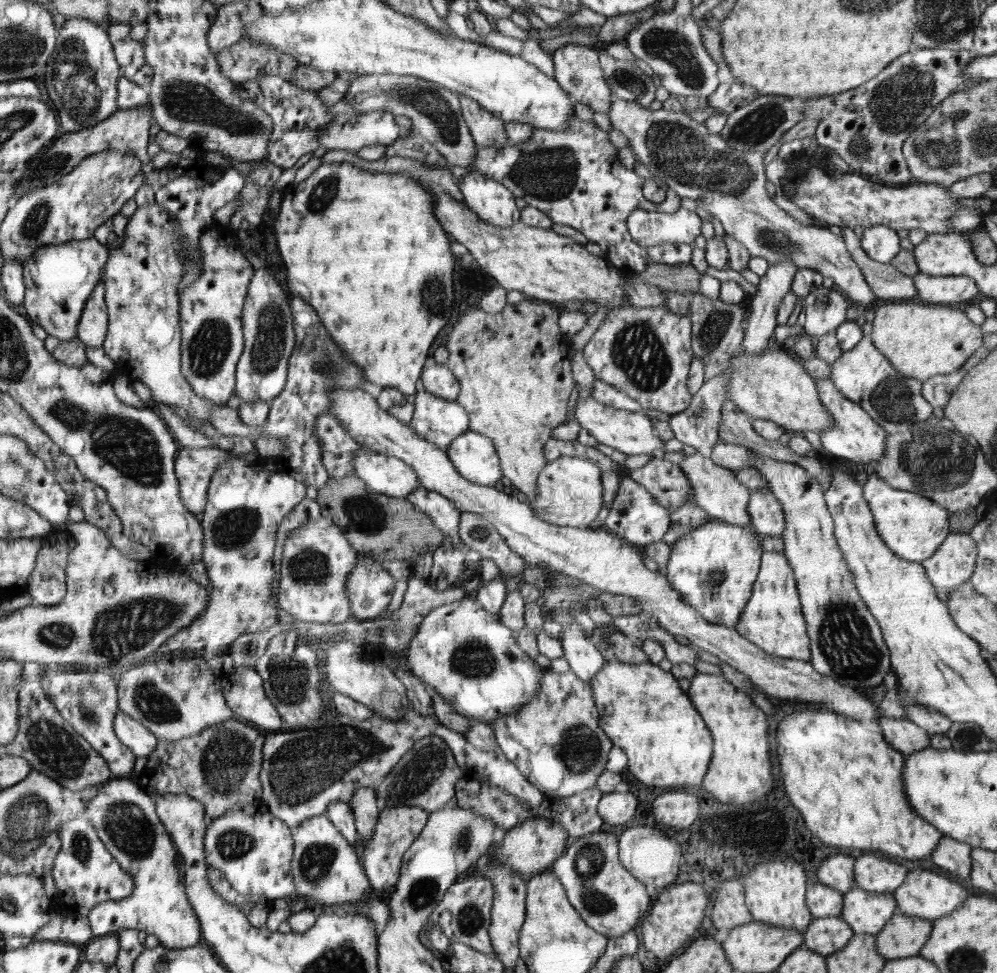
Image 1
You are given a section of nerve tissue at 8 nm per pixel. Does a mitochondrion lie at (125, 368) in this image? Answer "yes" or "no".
no

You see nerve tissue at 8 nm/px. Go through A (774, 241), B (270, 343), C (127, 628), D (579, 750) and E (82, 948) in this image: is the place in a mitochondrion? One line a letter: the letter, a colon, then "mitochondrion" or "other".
A: mitochondrion
B: mitochondrion
C: mitochondrion
D: mitochondrion
E: other

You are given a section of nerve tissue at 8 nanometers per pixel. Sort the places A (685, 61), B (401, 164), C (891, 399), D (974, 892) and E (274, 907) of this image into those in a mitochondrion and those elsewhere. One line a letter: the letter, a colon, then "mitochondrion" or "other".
A: mitochondrion
B: other
C: mitochondrion
D: other
E: other

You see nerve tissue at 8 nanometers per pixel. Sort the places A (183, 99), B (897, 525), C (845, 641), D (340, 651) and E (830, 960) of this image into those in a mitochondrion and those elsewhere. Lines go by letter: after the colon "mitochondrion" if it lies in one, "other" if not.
A: mitochondrion
B: other
C: mitochondrion
D: other
E: other

